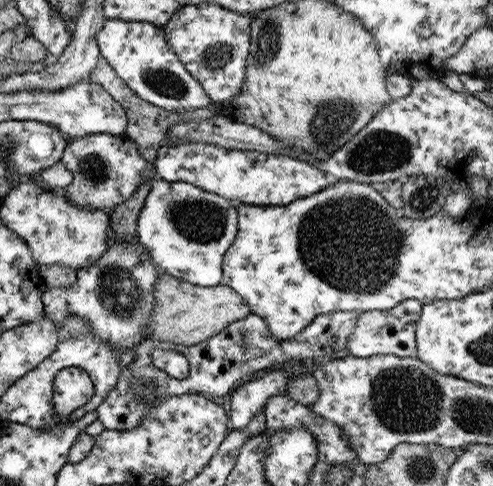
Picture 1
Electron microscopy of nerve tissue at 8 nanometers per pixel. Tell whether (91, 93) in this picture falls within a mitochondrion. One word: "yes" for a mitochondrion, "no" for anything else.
no

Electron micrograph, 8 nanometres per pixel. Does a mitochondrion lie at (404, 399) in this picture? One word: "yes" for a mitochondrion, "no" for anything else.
yes

